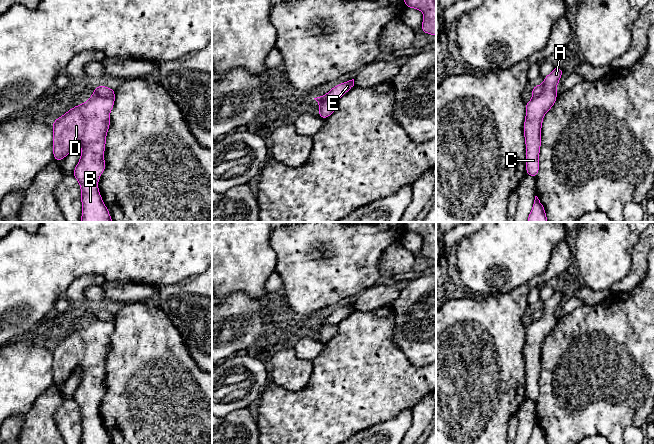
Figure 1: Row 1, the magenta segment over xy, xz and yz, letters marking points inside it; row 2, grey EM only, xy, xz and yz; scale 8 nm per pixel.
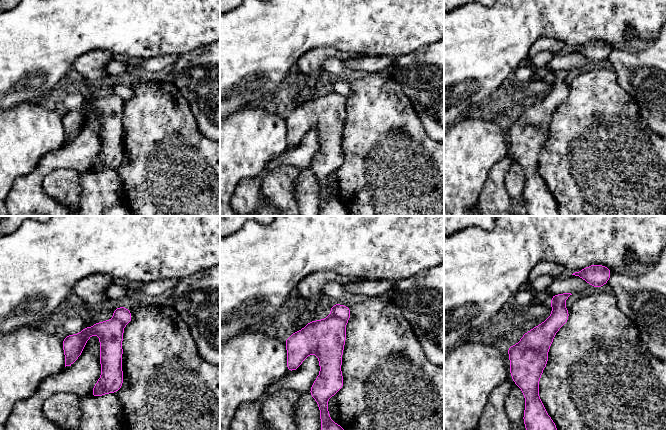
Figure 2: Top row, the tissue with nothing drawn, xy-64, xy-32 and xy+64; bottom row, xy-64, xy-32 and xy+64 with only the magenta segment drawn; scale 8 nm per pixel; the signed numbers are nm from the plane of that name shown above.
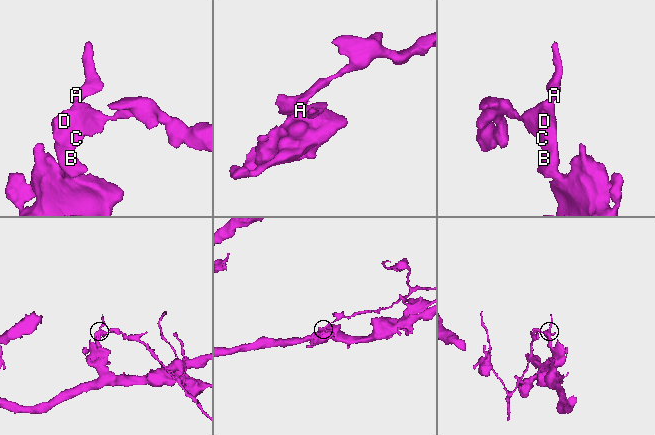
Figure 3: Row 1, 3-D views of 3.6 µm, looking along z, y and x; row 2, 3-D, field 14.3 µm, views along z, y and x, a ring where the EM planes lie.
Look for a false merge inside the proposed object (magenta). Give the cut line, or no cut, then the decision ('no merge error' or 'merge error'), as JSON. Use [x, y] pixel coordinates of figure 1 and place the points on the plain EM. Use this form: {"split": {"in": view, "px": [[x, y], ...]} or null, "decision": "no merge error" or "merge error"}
{"split": {"in": "xy", "px": [[93, 318], [113, 323]]}, "decision": "merge error"}

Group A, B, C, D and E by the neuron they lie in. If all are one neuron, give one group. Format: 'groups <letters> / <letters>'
groups A B C D / E

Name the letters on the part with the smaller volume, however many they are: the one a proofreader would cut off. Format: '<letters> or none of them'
E

